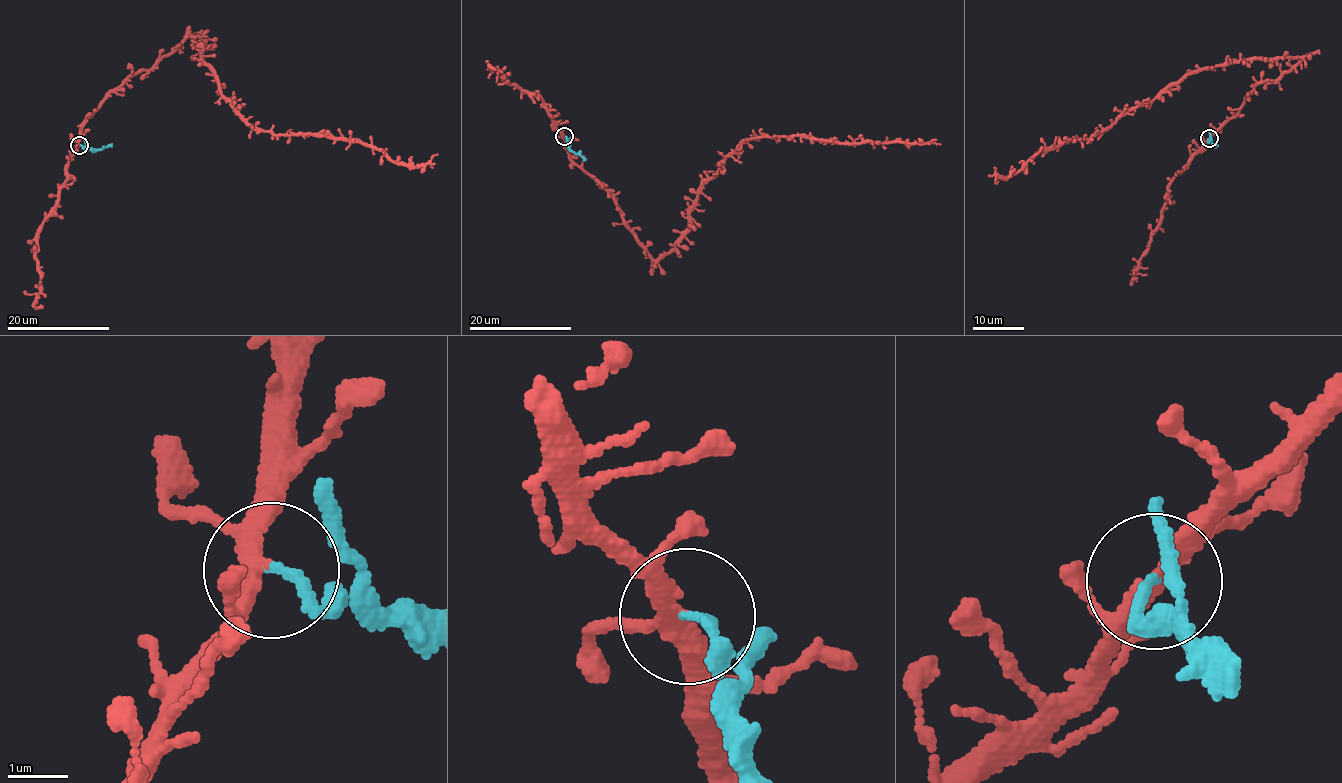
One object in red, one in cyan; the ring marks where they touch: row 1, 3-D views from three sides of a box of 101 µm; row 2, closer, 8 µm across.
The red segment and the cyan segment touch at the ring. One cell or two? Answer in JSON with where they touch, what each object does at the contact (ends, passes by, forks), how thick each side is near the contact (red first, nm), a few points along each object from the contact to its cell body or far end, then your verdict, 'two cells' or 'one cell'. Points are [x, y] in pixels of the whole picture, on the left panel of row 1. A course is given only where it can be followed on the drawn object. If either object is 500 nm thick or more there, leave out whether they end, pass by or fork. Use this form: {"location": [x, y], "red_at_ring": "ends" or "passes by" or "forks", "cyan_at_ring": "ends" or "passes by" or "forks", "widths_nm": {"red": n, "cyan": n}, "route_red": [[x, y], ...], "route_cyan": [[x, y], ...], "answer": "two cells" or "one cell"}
{"location": [79, 145], "red_at_ring": "forks", "cyan_at_ring": "ends", "widths_nm": {"red": 240, "cyan": 170}, "route_red": [[80, 145], [103, 98], [196, 36], [224, 97], [248, 124], [358, 139], [412, 166], [437, 154]], "route_cyan": [[80, 145], [101, 149], [112, 144]], "answer": "two cells"}

